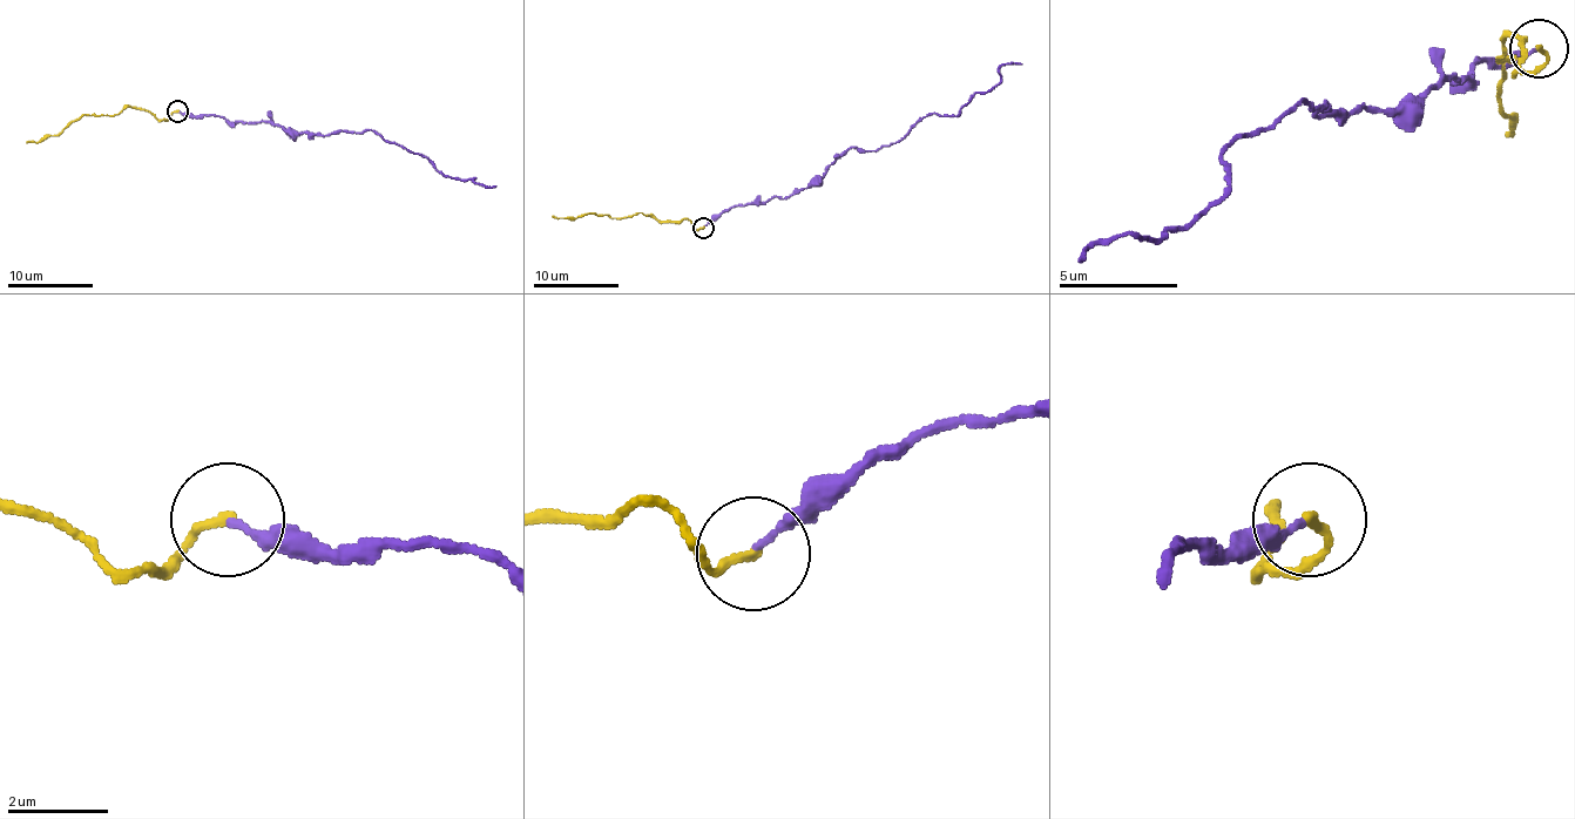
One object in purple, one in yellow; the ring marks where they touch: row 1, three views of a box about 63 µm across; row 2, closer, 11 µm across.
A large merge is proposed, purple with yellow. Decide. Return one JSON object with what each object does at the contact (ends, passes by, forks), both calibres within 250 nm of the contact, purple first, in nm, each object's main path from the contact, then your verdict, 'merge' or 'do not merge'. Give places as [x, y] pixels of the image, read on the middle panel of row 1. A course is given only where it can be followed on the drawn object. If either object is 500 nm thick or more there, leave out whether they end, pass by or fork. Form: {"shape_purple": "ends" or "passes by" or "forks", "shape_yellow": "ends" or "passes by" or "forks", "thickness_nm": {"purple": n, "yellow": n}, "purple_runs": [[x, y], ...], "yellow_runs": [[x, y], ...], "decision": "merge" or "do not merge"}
{"shape_purple": "ends", "shape_yellow": "ends", "thickness_nm": {"purple": 130, "yellow": 180}, "purple_runs": [[703, 225], [798, 194], [849, 149], [955, 115], [1022, 63]], "yellow_runs": [[703, 228], [697, 230], [689, 220], [671, 222], [642, 212], [609, 217], [593, 212], [569, 217], [552, 215]], "decision": "merge"}

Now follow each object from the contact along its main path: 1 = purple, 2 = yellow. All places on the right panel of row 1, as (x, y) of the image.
1: (1534, 47), (1421, 100), (1320, 117), (1297, 100), (1219, 154), (1225, 189), (1183, 225), (1082, 255)
2: (1540, 47), (1546, 59), (1516, 70), (1511, 35), (1499, 59), (1511, 59), (1505, 130)

